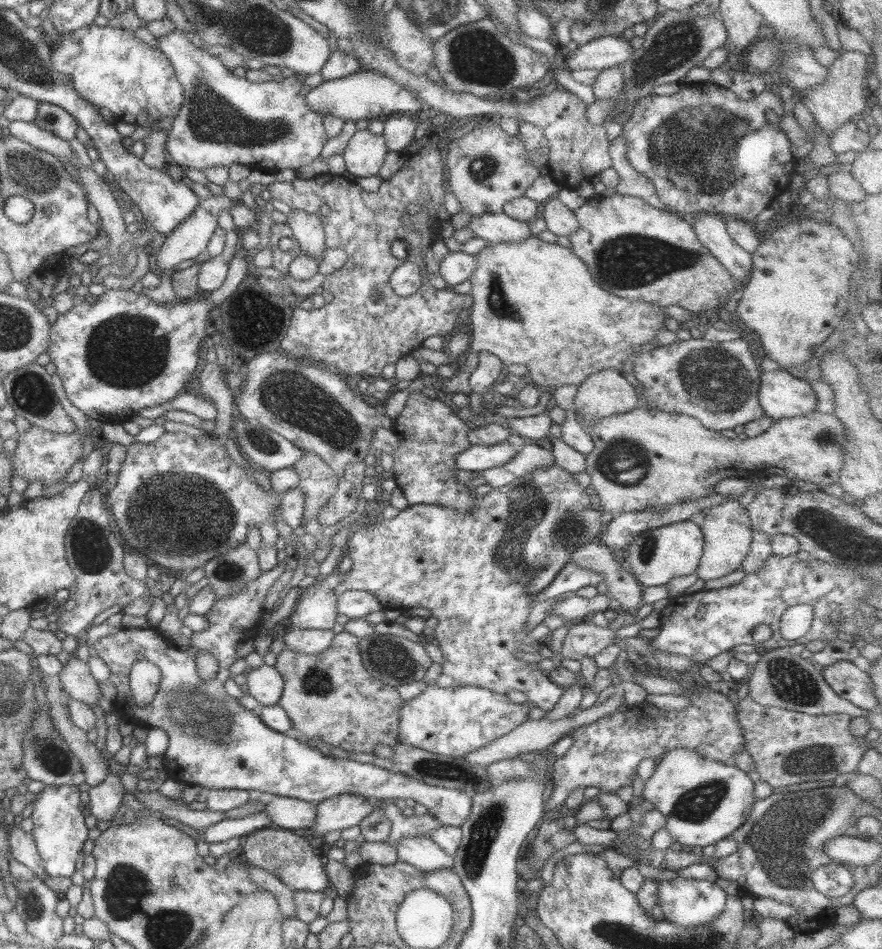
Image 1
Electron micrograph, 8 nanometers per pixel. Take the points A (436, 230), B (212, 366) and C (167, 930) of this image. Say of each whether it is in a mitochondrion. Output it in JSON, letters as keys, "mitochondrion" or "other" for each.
{"A":"other","B":"other","C":"mitochondrion"}

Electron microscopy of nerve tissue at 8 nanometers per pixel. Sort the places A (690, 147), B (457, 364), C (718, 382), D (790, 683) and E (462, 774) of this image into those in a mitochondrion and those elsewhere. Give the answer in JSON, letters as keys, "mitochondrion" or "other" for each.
{"A":"mitochondrion","B":"other","C":"mitochondrion","D":"mitochondrion","E":"mitochondrion"}

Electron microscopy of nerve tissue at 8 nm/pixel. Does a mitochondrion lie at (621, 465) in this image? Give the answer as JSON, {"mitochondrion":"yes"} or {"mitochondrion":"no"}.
{"mitochondrion":"yes"}

